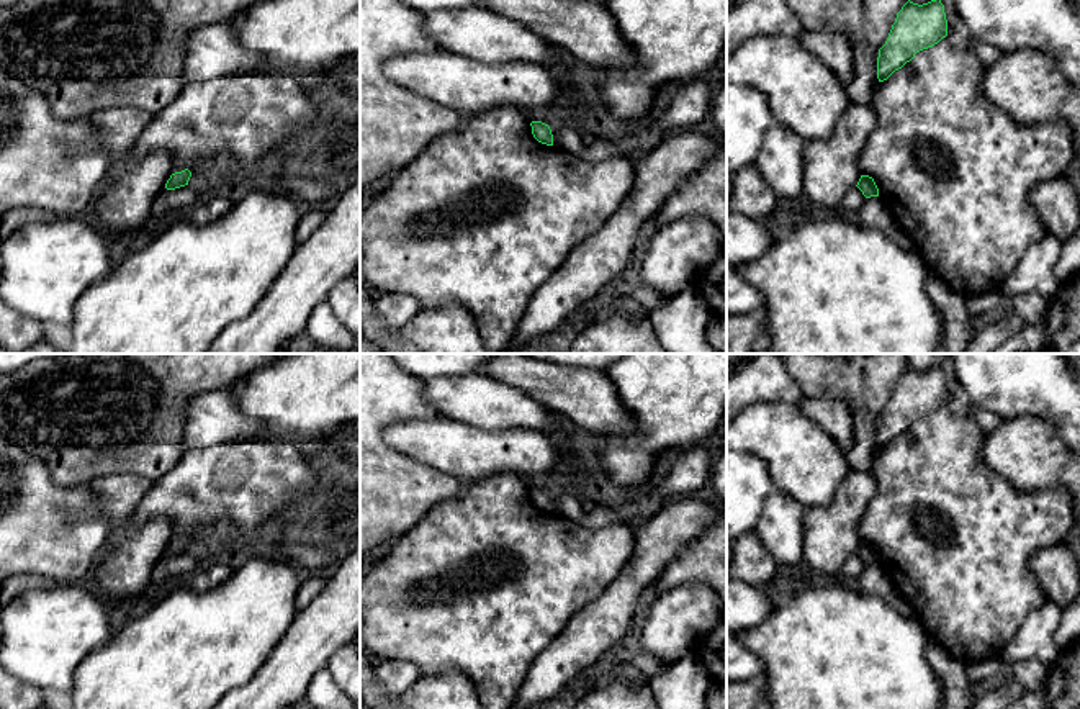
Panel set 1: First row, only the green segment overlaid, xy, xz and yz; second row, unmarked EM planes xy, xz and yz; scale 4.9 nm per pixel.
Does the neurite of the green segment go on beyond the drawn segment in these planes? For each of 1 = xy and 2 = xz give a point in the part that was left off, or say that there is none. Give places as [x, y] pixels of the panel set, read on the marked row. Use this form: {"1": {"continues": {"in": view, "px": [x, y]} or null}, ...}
{"1": {"continues": null}, "2": {"continues": null}}

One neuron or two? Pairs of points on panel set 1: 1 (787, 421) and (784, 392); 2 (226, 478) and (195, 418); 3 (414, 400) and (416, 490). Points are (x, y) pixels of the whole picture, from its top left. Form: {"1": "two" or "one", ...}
{"1": "two", "2": "two", "3": "one"}

